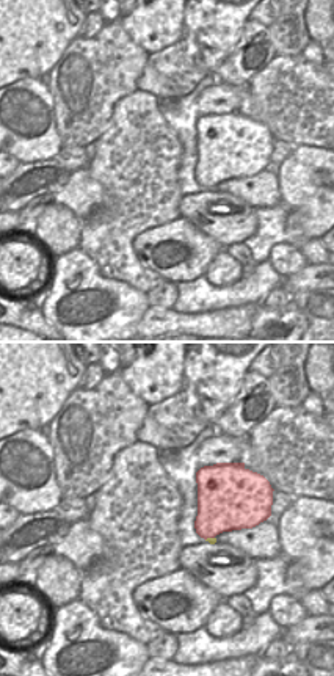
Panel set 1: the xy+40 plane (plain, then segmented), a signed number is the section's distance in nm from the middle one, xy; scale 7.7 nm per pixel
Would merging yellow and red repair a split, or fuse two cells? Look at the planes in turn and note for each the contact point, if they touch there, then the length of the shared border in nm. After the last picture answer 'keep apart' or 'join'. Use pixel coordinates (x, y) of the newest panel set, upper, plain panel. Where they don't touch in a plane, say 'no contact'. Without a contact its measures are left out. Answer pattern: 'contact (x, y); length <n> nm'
contact (209, 187); length 80 nm

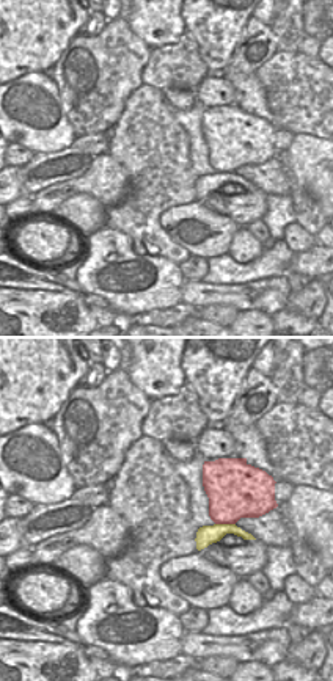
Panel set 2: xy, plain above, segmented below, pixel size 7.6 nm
contact (225, 173); length 160 nm

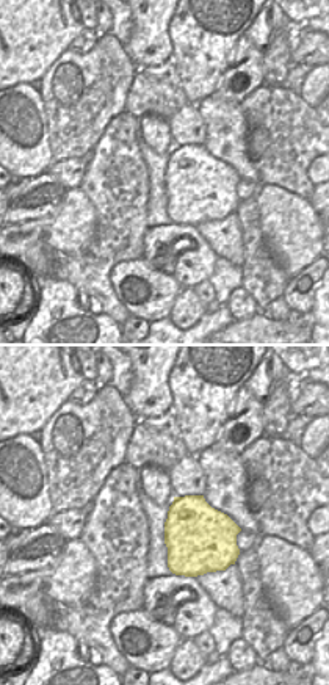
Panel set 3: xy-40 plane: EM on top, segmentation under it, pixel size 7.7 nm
no contact

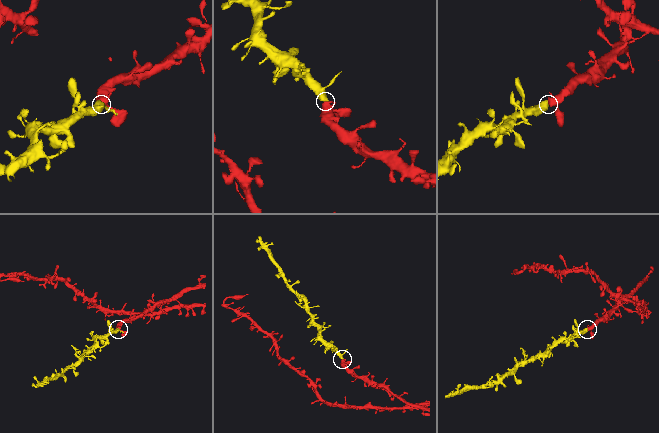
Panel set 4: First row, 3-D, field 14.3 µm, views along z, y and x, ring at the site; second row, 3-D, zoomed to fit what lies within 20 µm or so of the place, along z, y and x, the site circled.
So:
join

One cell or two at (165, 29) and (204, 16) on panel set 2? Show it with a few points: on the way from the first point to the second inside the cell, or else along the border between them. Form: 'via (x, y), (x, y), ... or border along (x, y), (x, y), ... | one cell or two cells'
border along (181, 16), (186, 30) | two cells

